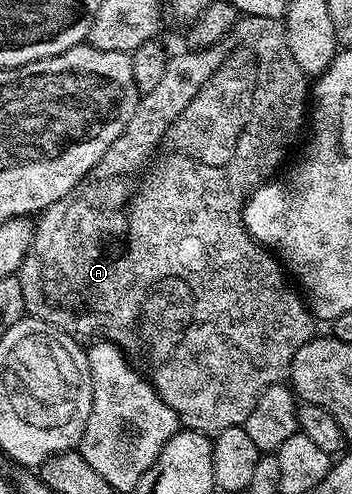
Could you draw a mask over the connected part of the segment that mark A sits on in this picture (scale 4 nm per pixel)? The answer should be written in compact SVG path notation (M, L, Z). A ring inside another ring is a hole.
M243 16L221 41L206 49L185 52L175 57L173 54L167 60L160 84L139 100L132 119L128 119L128 127L124 127L120 139L108 147L100 163L96 163L96 167L88 171L86 178L71 193L64 195L64 199L42 210L33 226L31 246L16 276L29 316L69 333L71 337L110 341L131 358L138 357L141 372L148 375L160 399L176 411L179 422L197 433L216 435L228 427L245 426L252 407L256 407L256 399L270 385L287 380L290 361L296 351L300 351L300 347L304 347L304 343L308 343L316 333L315 318L299 290L288 280L277 256L259 245L242 222L242 208L250 194L283 168L282 160L290 144L297 139L301 129L303 132L304 118L308 113L308 78L304 71L300 71L296 59L292 59L292 51L288 51L286 26L277 17ZM154 297L162 301L154 305Z

